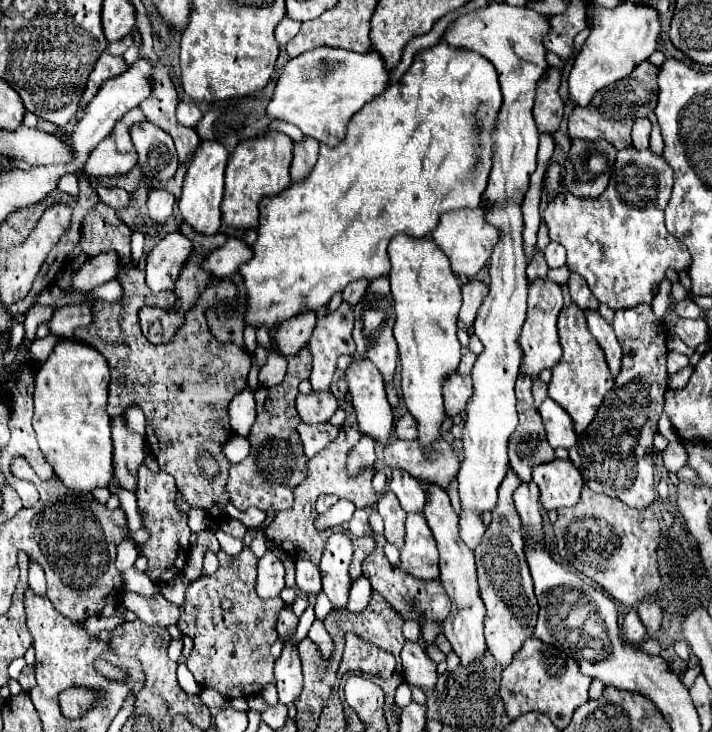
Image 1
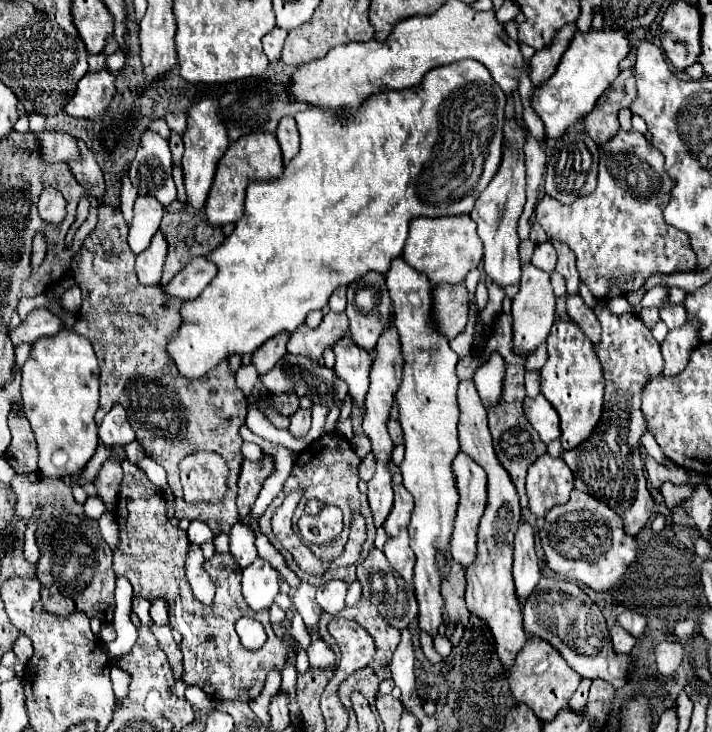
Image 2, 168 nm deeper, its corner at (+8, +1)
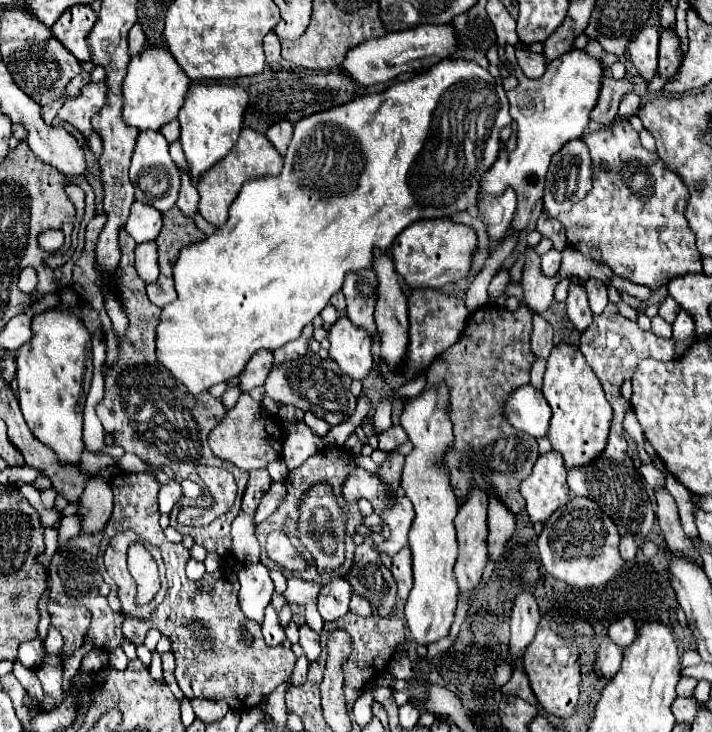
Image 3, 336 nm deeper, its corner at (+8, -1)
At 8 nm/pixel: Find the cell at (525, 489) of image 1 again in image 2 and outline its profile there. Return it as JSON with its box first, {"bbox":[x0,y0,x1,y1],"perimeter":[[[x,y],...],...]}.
{"bbox":[514,523,540,607],"perimeter":[[[520,523],[514,539],[514,585],[516,597],[524,607],[528,595],[540,581],[540,565],[534,551],[534,531],[528,523]]]}

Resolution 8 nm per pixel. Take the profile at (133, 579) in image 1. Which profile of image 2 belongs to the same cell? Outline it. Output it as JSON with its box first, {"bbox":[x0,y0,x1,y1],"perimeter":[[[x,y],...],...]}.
{"bbox":[132,597,152,629],"perimeter":[[[136,597],[134,601],[132,601],[132,611],[140,617],[140,621],[150,629],[152,627],[152,621],[150,621],[150,603],[146,601],[146,599],[140,599],[140,597]]]}

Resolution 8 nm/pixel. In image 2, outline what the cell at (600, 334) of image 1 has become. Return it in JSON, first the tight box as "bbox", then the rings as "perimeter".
{"bbox":[566,295,600,343],"perimeter":[[[568,295],[566,299],[568,299],[566,307],[568,307],[570,319],[584,331],[584,335],[592,343],[598,343],[600,341],[600,323],[598,323],[594,311],[584,305],[584,301],[582,301],[580,295]]]}

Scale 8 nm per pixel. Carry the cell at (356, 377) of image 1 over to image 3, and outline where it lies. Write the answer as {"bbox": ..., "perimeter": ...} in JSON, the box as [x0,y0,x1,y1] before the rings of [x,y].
{"bbox":[328,315,372,381],"perimeter":[[[342,315],[332,329],[328,331],[330,339],[330,357],[338,363],[338,367],[350,377],[364,381],[372,369],[370,355],[370,337],[364,329],[358,329],[350,323],[346,315]]]}

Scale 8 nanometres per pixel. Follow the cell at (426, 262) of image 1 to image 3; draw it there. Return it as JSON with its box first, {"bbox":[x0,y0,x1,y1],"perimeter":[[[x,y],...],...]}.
{"bbox":[400,385,460,645],"perimeter":[[[448,385],[424,389],[420,395],[406,401],[400,415],[400,425],[412,443],[412,451],[406,455],[406,463],[402,467],[400,487],[414,503],[416,511],[408,533],[410,549],[414,549],[414,587],[408,595],[404,613],[412,639],[418,645],[428,645],[448,635],[460,593],[452,573],[458,551],[454,529],[458,505],[456,493],[452,493],[452,485],[448,485],[448,469],[440,465],[440,453],[444,453],[444,449],[452,449],[452,421],[448,421]]]}

